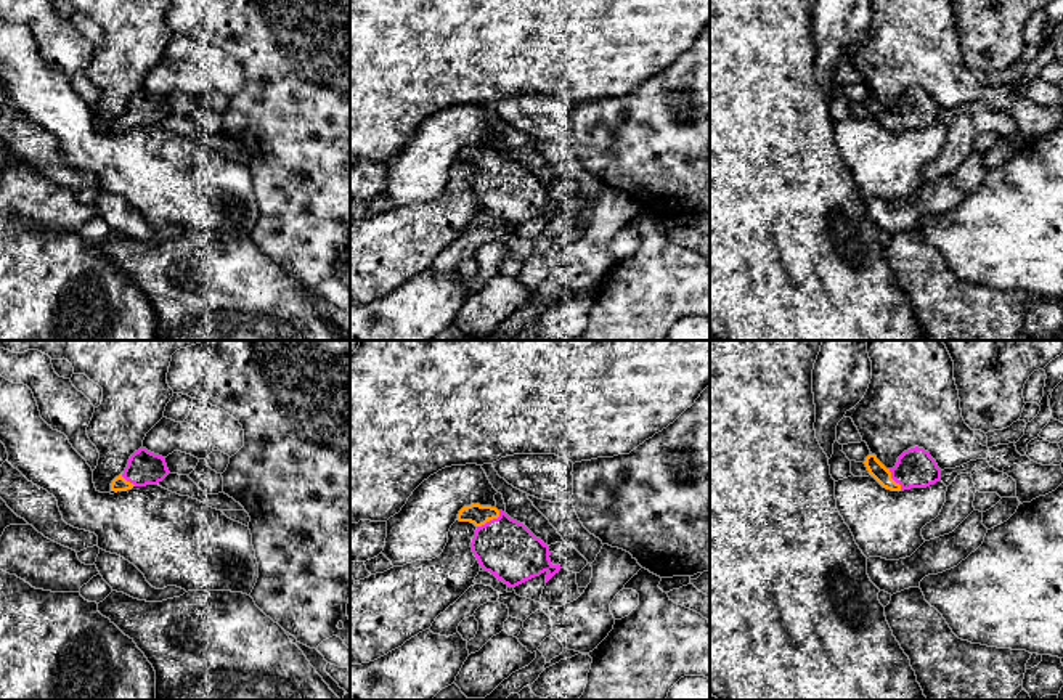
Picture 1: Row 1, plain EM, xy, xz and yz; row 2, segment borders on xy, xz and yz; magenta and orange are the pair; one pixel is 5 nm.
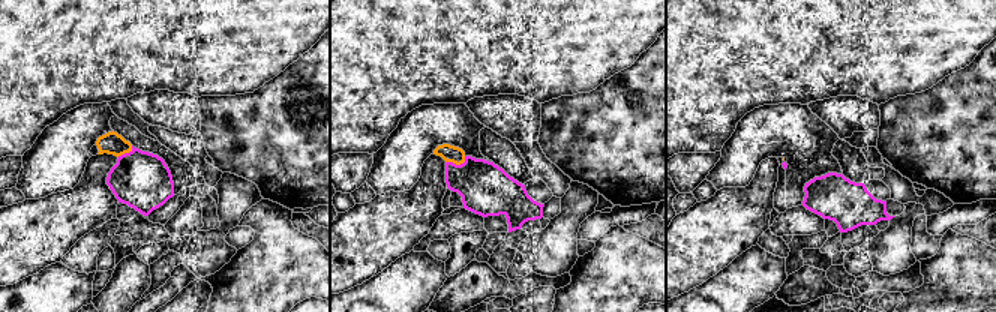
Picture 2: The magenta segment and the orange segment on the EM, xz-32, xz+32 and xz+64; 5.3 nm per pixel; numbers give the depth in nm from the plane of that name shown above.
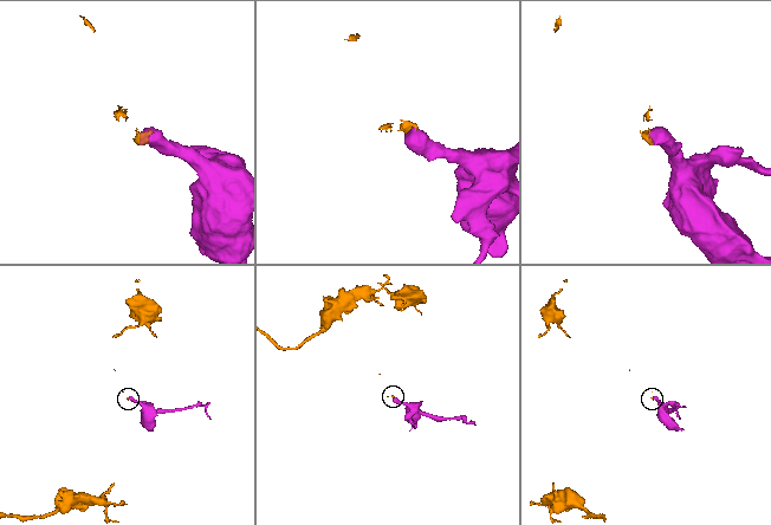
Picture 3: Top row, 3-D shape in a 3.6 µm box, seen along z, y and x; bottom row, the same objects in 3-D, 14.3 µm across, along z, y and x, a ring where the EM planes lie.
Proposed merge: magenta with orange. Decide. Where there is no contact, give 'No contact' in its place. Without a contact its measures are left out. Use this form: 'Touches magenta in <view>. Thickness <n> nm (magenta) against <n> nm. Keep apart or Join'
Touches magenta in xz. Thickness 300 nm (magenta) against 100 nm. Join

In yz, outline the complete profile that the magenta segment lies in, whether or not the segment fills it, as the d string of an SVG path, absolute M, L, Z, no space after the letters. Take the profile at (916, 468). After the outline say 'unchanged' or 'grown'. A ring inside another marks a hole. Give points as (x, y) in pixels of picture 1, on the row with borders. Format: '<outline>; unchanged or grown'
M918 446L904 451L893 469L886 469L875 454L869 454L864 464L869 474L891 491L927 488L941 480L936 461Z; grown

